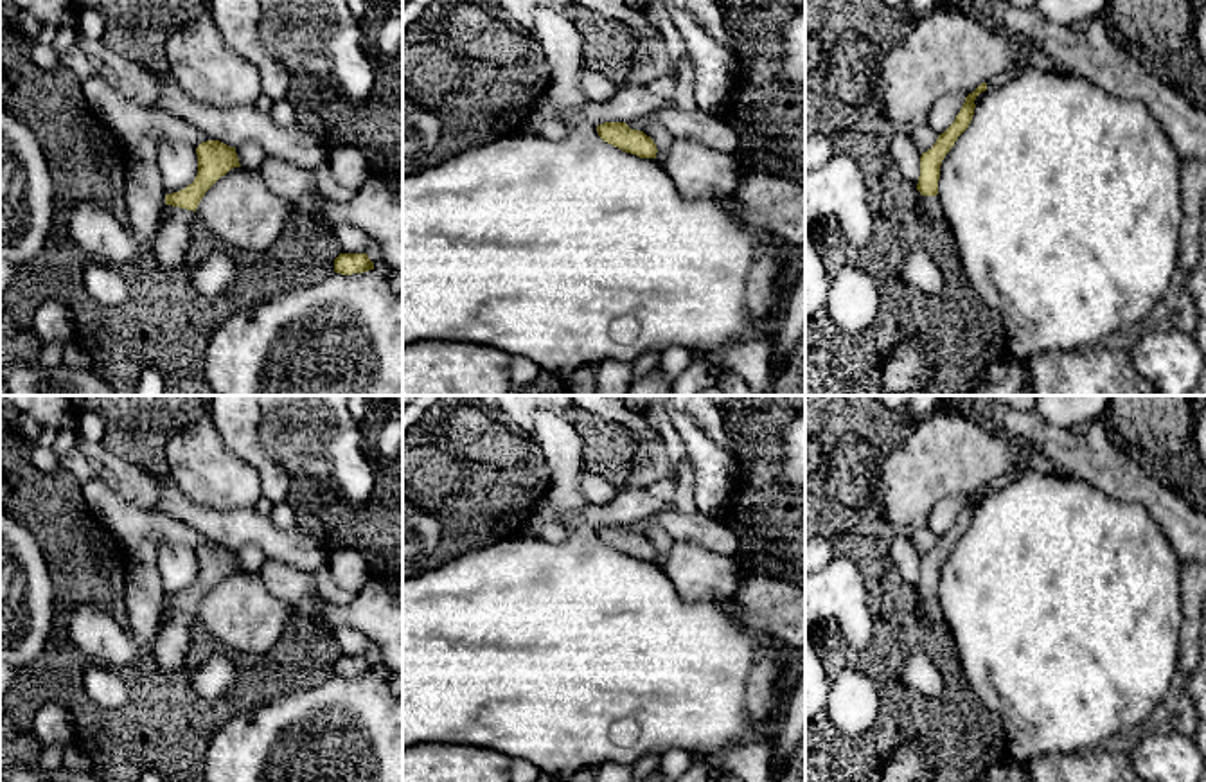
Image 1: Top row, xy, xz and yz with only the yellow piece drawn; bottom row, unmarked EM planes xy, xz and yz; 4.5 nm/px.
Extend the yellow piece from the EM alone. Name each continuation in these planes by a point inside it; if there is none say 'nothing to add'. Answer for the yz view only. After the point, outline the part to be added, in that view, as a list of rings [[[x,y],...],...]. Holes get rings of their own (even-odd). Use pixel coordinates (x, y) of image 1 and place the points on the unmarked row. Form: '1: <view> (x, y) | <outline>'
nothing to add

